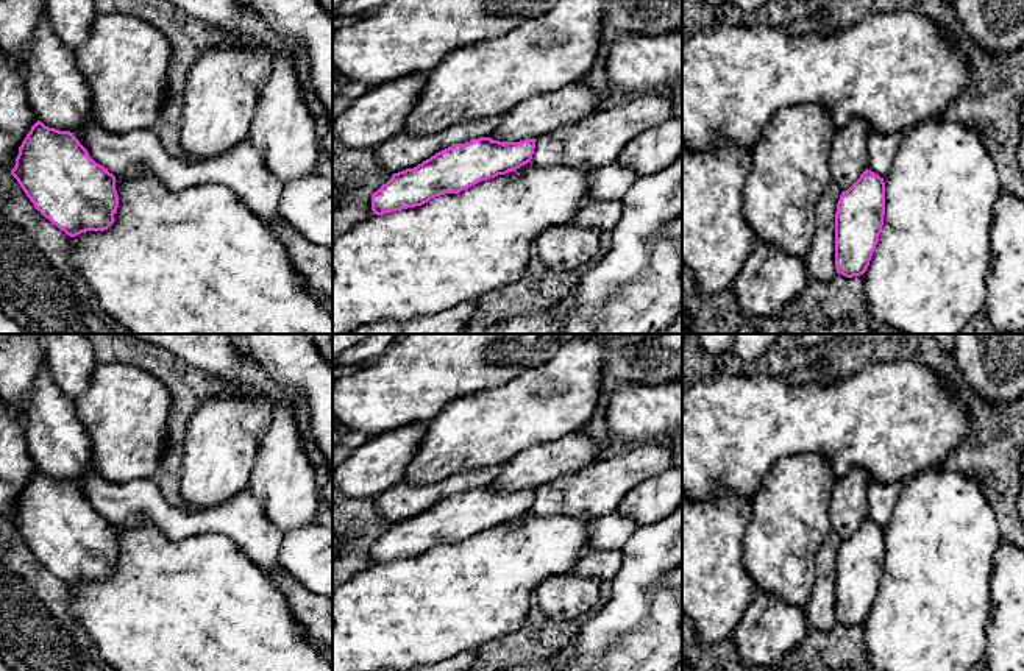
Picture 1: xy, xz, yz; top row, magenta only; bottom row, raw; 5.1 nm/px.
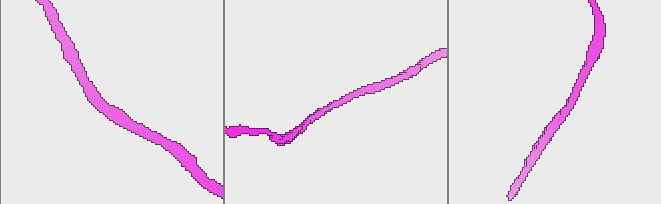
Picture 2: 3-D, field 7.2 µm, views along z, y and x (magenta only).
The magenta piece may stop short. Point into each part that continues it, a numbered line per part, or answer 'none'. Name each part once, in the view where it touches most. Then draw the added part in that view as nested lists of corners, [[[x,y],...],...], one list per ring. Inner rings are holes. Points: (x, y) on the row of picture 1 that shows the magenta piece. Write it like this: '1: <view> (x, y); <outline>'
1: xz (420, 261); [[[531,161],[459,193],[373,214],[332,242],[332,334],[350,334],[361,325],[381,320],[436,315],[515,282],[529,264],[537,237],[571,223],[588,200],[584,172],[543,169]]]

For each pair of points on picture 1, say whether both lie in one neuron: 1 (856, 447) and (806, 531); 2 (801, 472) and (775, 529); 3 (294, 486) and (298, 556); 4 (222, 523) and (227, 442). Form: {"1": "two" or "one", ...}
{"1": "two", "2": "one", "3": "two", "4": "two"}

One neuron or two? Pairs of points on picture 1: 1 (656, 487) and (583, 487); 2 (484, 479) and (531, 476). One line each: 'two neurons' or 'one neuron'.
1: one neuron
2: one neuron

